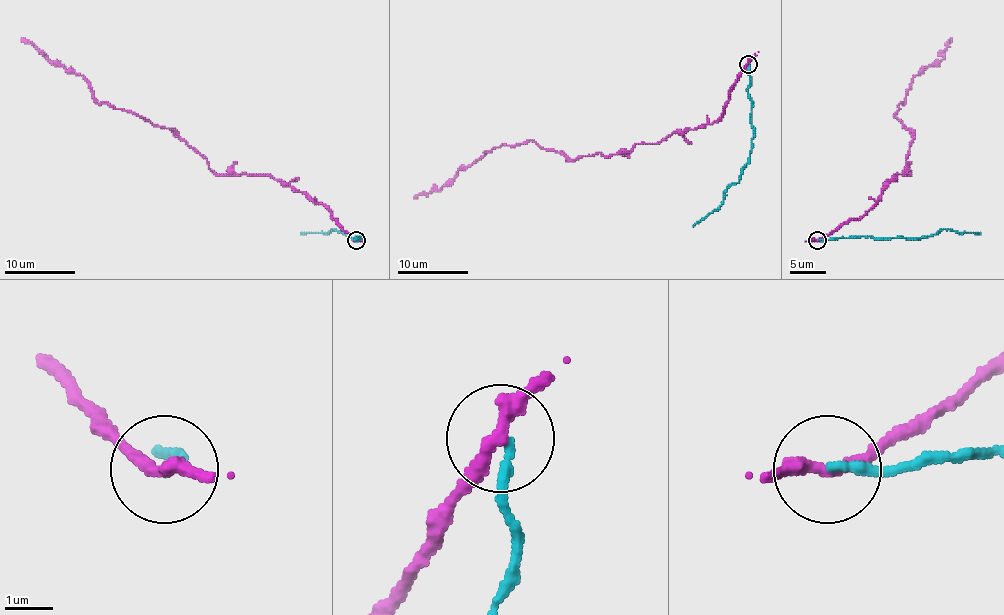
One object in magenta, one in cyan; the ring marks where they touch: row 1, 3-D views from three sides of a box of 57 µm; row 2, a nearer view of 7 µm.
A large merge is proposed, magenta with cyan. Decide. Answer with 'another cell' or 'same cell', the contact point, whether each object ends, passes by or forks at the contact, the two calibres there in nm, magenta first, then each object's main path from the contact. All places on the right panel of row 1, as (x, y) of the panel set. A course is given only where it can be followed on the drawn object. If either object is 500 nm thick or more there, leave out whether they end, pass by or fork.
another cell; at (817, 240); magenta passes by; cyan ends there; 300 nm thick on the magenta side, 200 nm on the other; magenta runs (817, 239), (860, 220), (895, 174), (909, 174), (913, 135), (893, 114), (952, 38); cyan runs (817, 239), (855, 236), (915, 238), (932, 236), (943, 229), (980, 234)

